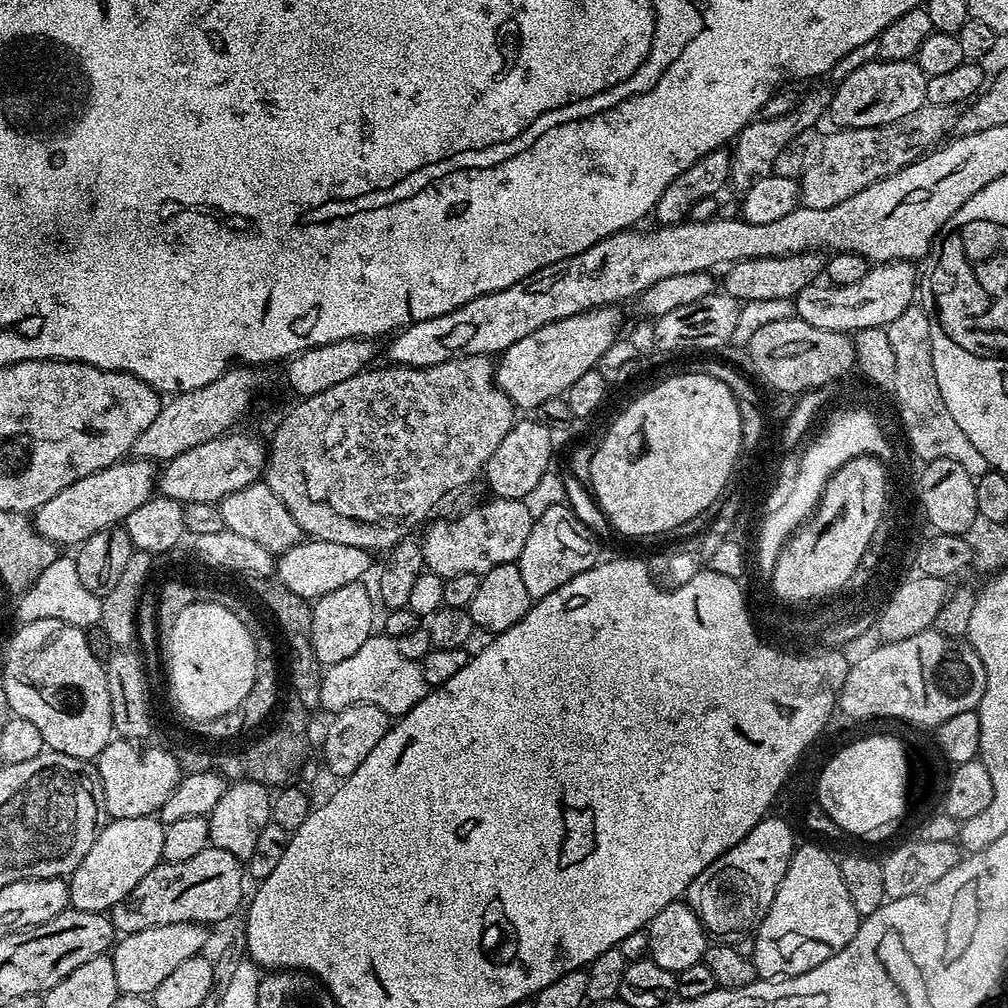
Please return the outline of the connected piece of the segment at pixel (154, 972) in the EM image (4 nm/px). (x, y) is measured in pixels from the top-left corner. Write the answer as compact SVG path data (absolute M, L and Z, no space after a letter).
M170 922L166 926L150 926L150 930L138 930L129 936L121 935L111 949L112 965L117 989L125 996L148 996L158 986L158 982L172 973L186 958L201 955L203 944L206 942L209 929L196 922Z

